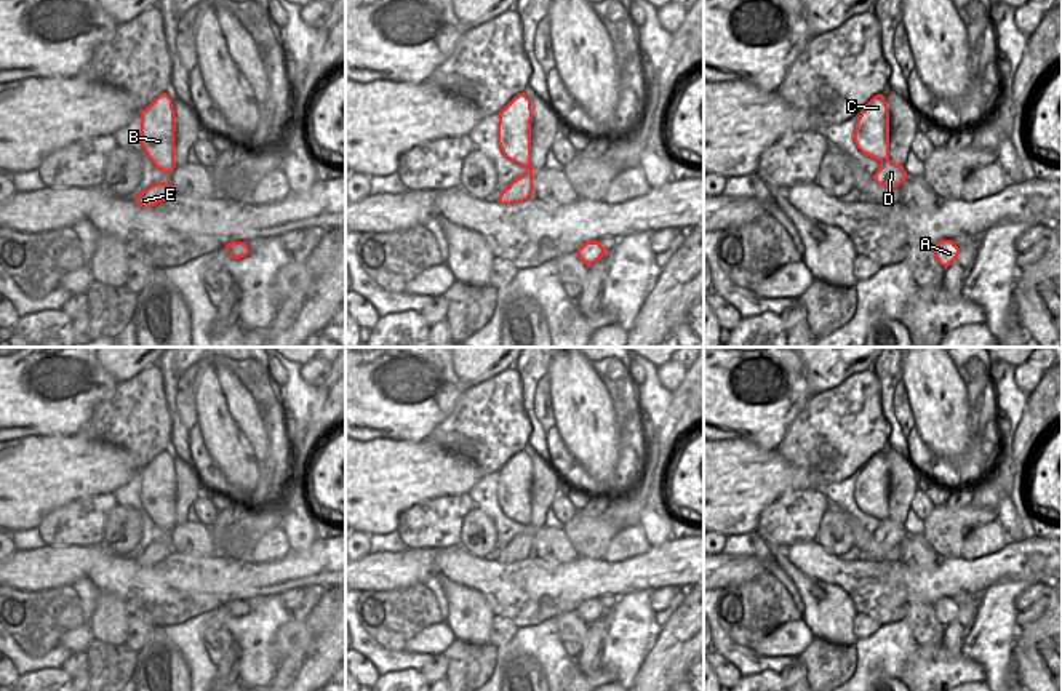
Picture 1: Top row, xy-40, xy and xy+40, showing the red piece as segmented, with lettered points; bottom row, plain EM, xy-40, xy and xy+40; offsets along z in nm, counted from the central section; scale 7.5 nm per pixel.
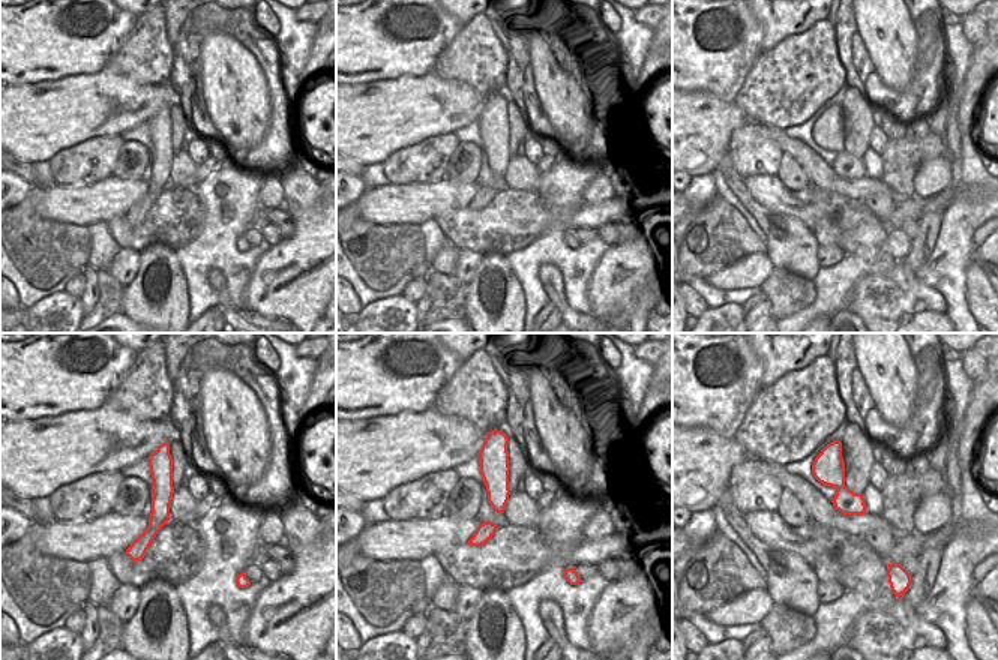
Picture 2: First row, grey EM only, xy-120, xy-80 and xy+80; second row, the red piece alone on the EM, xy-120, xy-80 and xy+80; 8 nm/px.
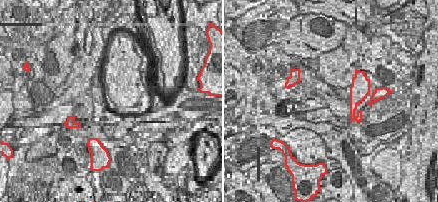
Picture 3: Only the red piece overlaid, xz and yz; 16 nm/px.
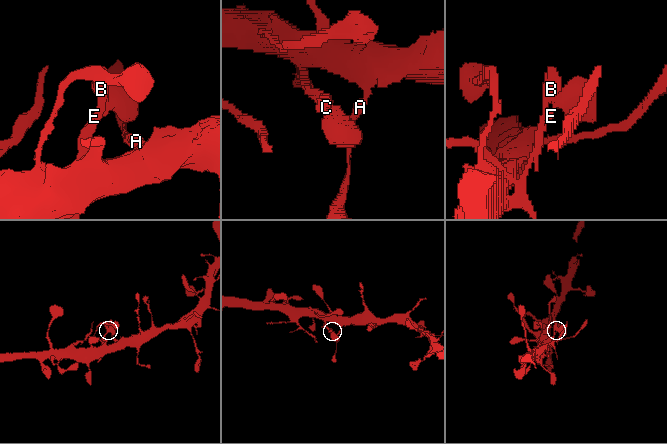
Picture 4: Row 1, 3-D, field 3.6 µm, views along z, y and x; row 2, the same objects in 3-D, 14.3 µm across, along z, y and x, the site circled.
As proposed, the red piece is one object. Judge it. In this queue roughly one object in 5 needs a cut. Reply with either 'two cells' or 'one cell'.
one cell

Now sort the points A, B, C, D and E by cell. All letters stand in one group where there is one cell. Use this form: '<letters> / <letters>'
A B C D E

